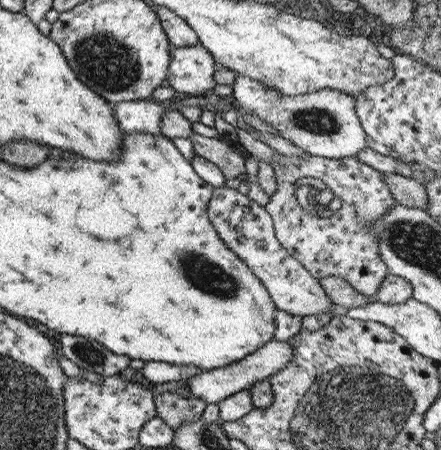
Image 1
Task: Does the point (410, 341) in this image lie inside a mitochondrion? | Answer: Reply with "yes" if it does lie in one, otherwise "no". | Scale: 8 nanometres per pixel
no

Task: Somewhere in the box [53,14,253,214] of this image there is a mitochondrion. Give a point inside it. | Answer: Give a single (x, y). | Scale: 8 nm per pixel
(108, 63)

